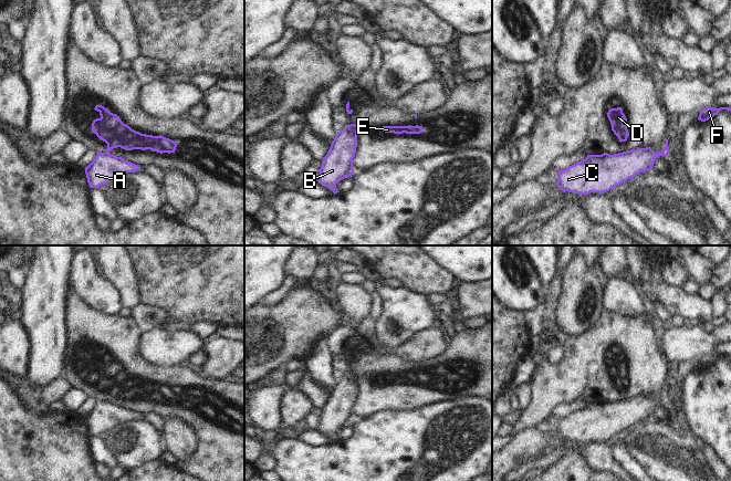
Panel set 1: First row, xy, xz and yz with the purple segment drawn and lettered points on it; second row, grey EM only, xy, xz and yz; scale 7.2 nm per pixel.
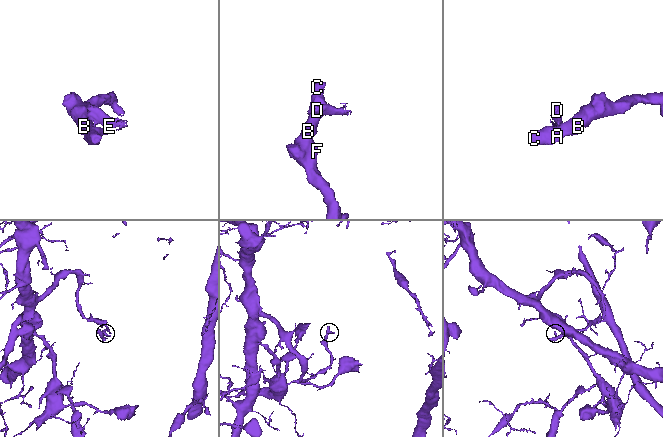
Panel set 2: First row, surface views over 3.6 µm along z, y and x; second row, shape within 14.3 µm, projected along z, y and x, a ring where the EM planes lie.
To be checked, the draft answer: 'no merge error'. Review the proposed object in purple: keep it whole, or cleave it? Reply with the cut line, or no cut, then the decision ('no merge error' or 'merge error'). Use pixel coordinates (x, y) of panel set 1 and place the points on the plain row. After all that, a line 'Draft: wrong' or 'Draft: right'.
xy (105, 399), (108, 401) | merge error
Draft: wrong

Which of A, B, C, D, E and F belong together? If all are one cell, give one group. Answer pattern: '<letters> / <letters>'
A B C F / D E

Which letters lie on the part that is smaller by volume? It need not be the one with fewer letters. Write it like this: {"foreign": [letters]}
{"foreign": ["D", "E"]}

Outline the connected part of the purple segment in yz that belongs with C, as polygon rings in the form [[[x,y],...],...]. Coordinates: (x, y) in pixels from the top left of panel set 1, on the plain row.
[[[668,387],[664,397],[655,400],[650,395],[609,402],[587,402],[576,411],[561,418],[556,433],[563,440],[603,441],[622,432],[637,421],[650,418],[658,404],[669,402]]]

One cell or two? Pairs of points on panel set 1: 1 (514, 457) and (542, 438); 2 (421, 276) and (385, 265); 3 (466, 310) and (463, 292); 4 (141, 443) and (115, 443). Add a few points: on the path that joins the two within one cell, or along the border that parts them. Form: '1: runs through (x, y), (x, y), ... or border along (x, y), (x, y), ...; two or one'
1: runs through (521, 450), (532, 439), (535, 439); one
2: runs through (413, 268), (410, 265), (394, 265); one
3: runs through (466, 305), (466, 296); one
4: runs through (134, 443), (122, 443); one

